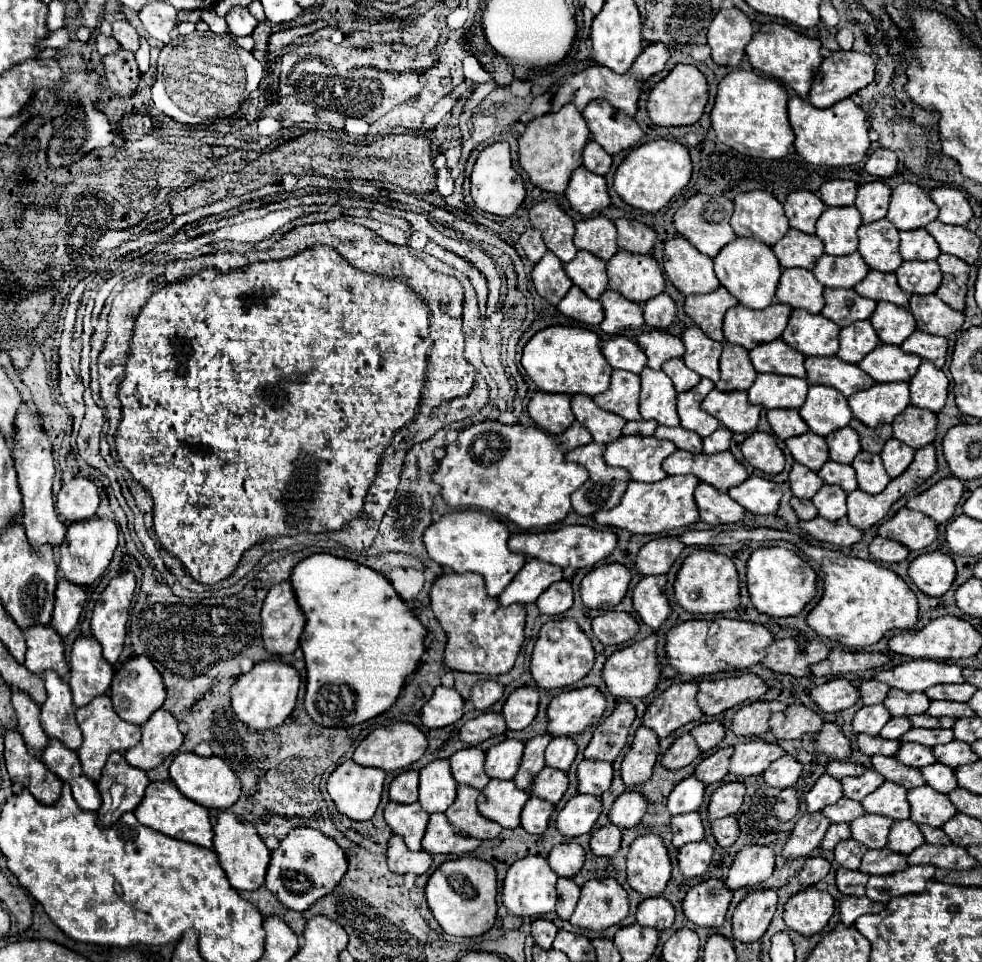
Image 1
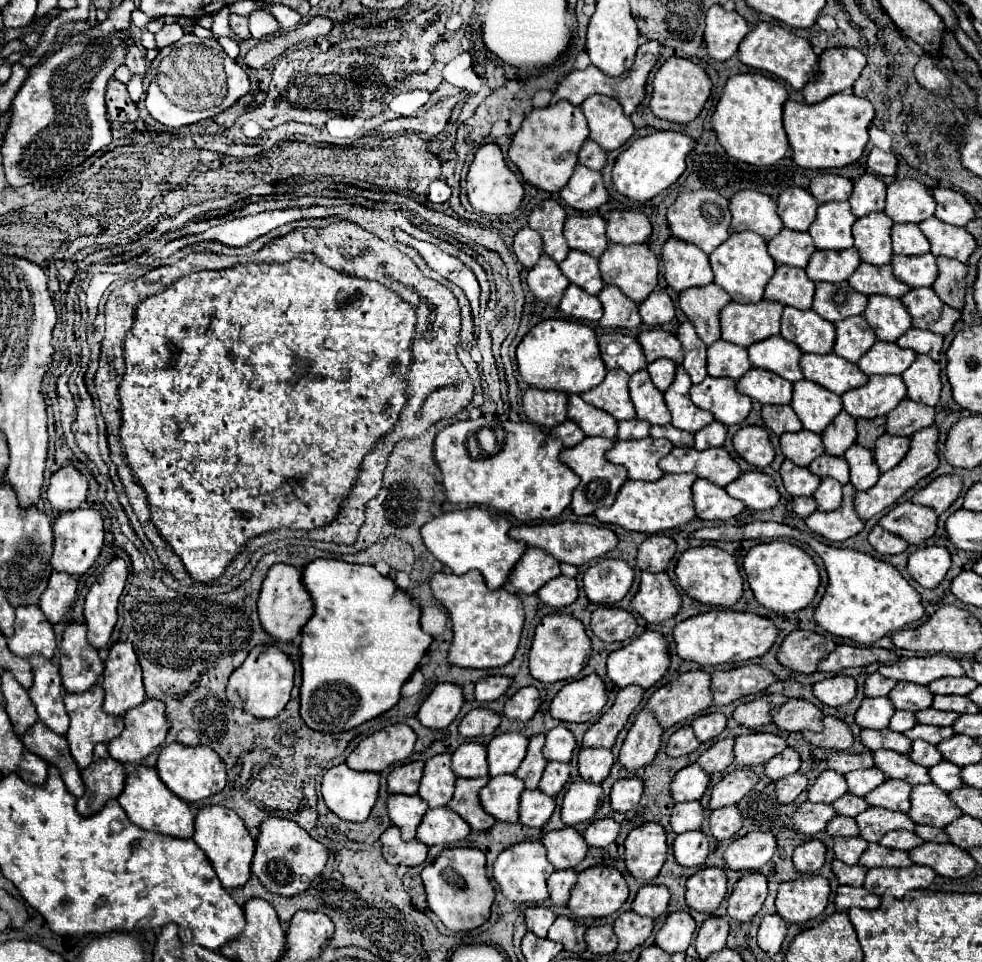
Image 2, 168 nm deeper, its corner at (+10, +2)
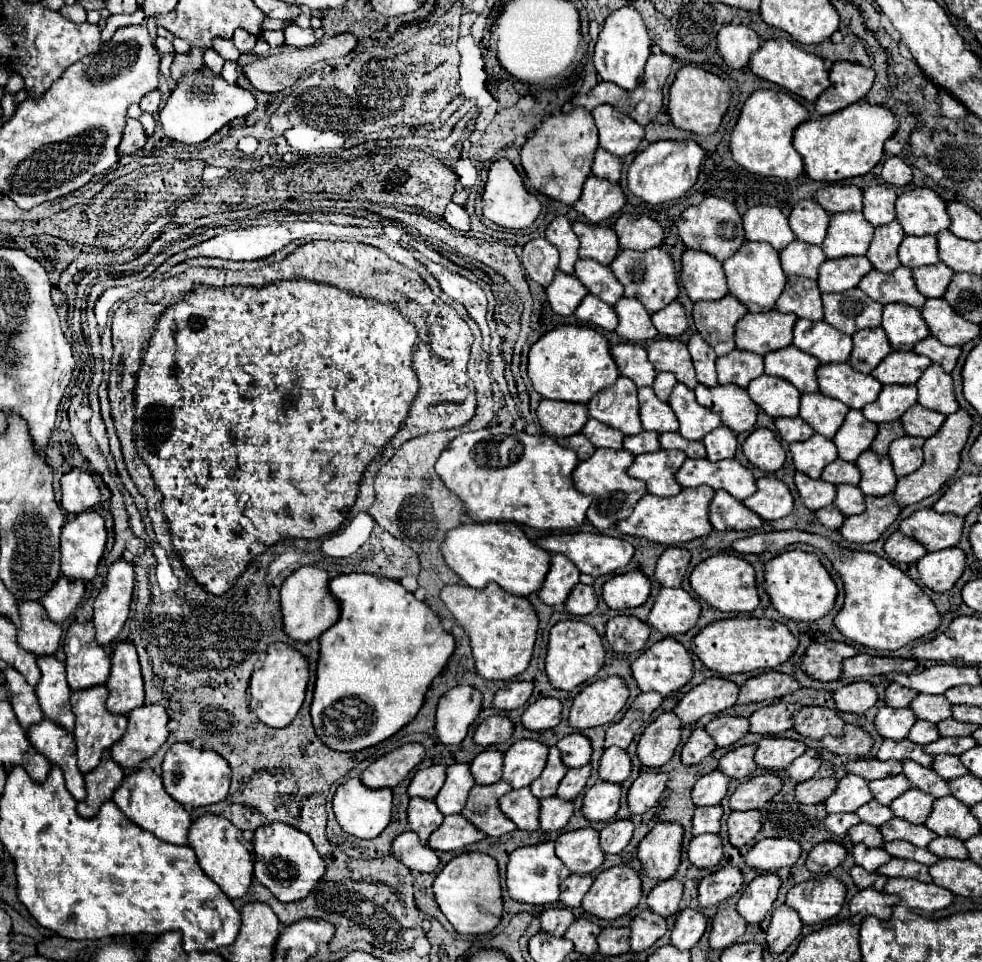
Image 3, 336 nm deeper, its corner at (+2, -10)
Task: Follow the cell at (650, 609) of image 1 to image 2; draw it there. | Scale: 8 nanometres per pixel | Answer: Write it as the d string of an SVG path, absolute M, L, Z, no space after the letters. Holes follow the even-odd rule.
M642 572L640 588L632 600L634 612L650 624L660 624L672 618L680 610L680 604L680 596L664 572Z

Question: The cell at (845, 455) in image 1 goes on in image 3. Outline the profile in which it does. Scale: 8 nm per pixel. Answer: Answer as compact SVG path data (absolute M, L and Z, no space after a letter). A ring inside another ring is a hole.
M850 410L848 418L834 436L834 444L838 448L838 456L846 462L856 462L856 458L866 452L878 432L874 422L868 422L862 410Z

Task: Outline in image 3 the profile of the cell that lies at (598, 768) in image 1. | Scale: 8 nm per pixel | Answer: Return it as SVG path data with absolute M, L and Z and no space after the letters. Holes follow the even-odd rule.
M616 746L604 750L600 760L600 770L598 770L600 780L622 784L630 776L630 772L632 772L632 760L626 750L620 750Z

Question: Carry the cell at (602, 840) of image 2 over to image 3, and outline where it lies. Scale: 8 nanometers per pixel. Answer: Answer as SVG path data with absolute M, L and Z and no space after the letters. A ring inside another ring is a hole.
M612 820L606 824L606 828L600 832L600 846L606 854L618 854L622 852L634 832L632 820Z

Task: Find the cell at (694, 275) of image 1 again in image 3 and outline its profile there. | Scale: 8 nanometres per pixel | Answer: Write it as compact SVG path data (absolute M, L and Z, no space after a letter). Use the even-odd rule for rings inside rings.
M686 250L682 256L682 284L692 302L718 300L728 294L722 262L700 250Z

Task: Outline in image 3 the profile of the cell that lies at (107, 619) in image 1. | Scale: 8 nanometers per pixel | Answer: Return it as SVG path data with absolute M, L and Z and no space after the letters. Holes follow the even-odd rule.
M116 560L106 576L106 582L94 602L94 626L96 642L100 646L110 644L124 622L128 620L130 602L134 592L134 566L126 560Z

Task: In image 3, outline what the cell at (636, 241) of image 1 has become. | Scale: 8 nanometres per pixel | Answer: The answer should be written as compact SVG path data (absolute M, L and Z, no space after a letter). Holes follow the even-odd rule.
M622 214L614 230L620 238L620 248L630 250L648 250L662 244L664 230L662 226L646 214Z

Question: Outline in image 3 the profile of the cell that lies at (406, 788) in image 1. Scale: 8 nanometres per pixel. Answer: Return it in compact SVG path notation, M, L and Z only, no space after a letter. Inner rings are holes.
M442 764L418 770L408 786L408 794L412 798L414 796L434 798L440 792L440 788L444 786L444 780L446 780L446 766L442 766Z

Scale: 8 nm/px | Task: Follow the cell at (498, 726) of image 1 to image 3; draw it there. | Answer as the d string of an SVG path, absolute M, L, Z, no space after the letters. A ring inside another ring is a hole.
M490 716L486 718L474 734L474 742L480 746L494 746L498 742L506 742L514 732L514 722L506 716Z

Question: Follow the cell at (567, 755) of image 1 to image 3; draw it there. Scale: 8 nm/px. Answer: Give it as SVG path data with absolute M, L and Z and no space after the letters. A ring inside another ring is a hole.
M574 732L574 734L568 734L564 736L556 748L560 750L560 756L562 756L562 762L568 766L568 768L580 768L580 766L586 766L590 762L590 756L592 756L592 746L590 746L590 740L580 734L580 732Z

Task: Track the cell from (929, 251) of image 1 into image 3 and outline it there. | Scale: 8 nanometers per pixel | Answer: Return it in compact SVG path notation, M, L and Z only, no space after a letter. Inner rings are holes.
M906 236L898 248L898 256L900 256L900 262L908 268L928 266L940 260L934 236L922 236L922 238Z

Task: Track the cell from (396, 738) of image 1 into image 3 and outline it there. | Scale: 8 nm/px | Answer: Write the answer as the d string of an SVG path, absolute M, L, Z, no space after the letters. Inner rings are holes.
M406 744L380 760L372 762L362 772L362 784L366 788L394 788L398 786L420 762L424 760L424 746L422 744Z

